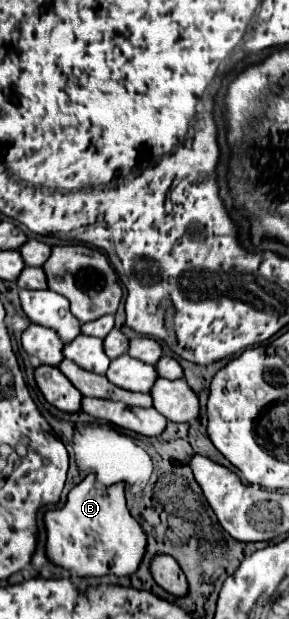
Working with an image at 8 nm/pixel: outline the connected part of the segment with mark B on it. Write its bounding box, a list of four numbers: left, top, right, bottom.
[44,474,146,576]

